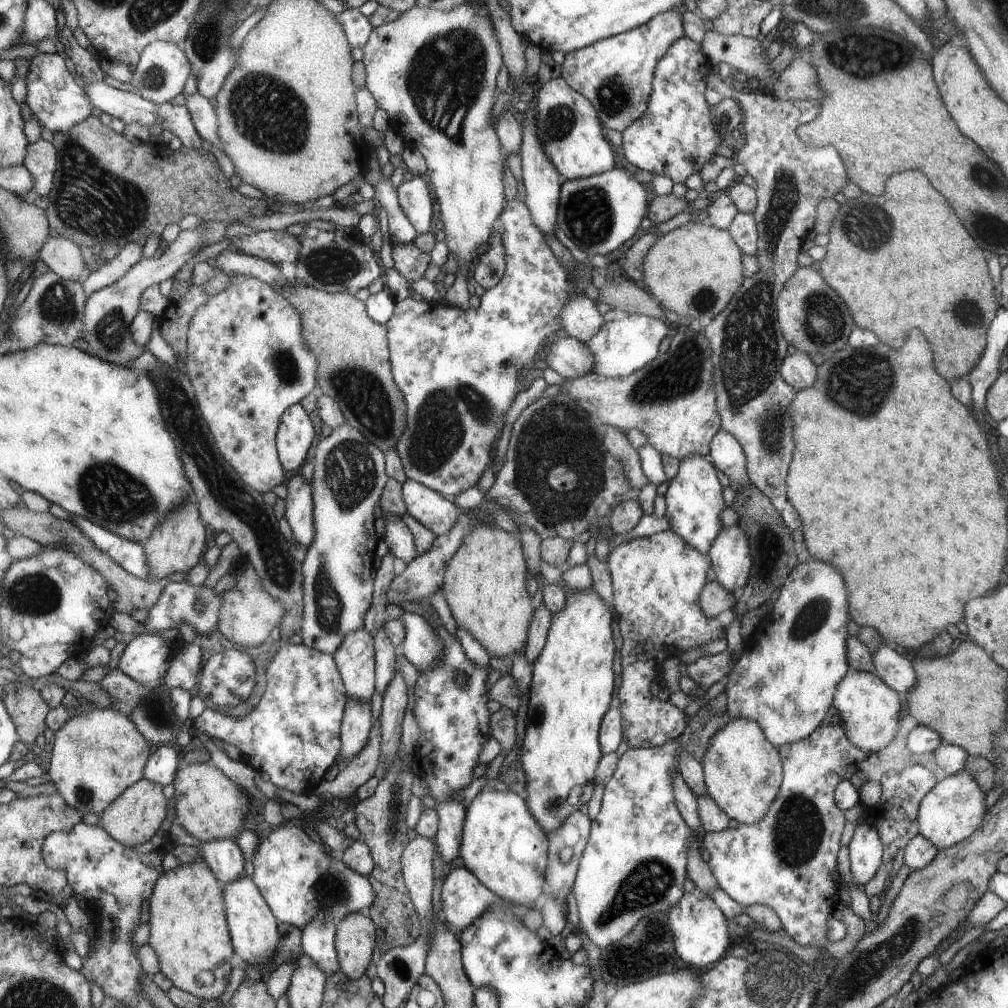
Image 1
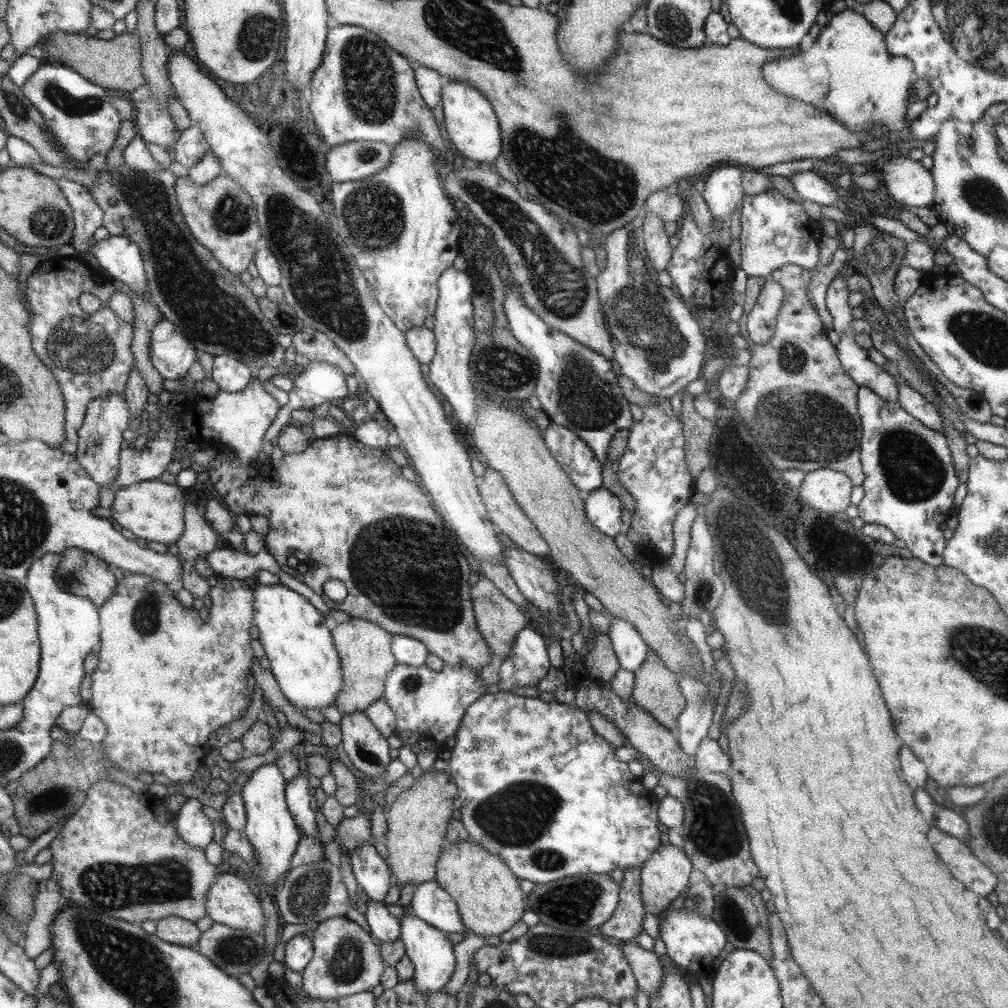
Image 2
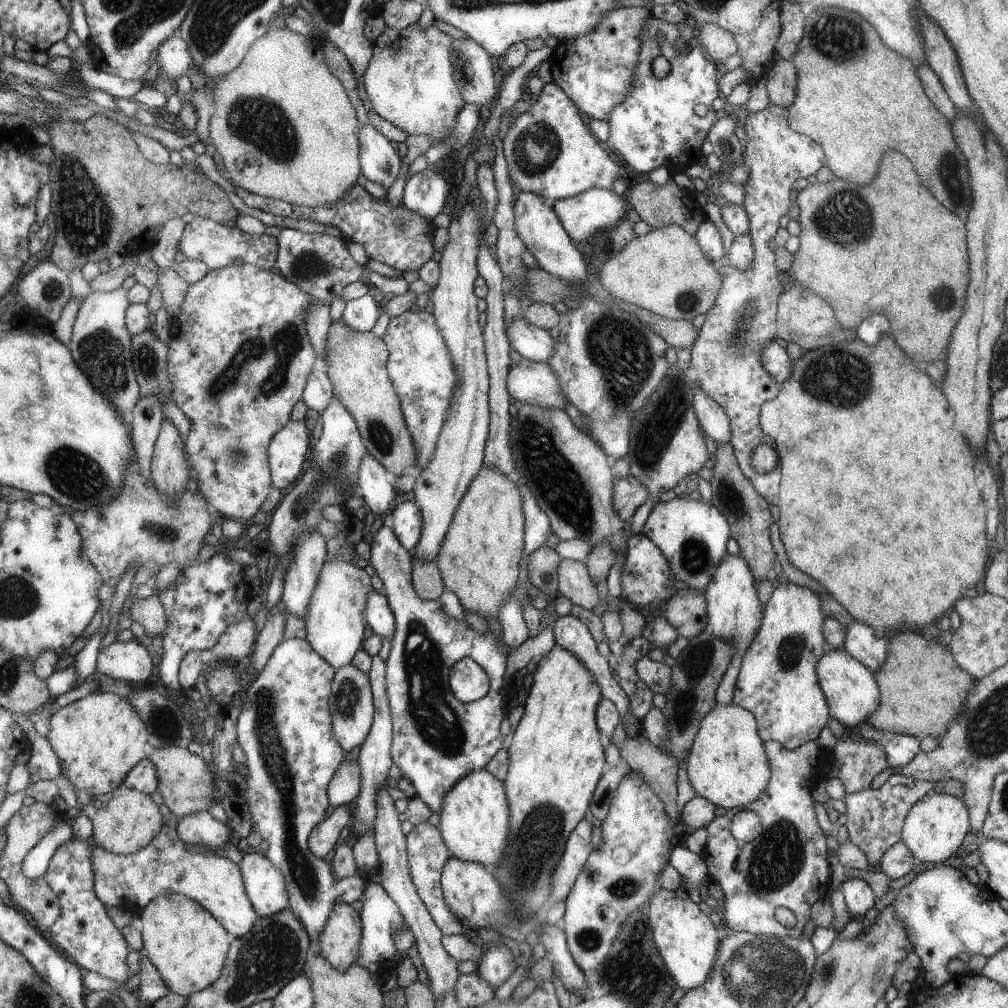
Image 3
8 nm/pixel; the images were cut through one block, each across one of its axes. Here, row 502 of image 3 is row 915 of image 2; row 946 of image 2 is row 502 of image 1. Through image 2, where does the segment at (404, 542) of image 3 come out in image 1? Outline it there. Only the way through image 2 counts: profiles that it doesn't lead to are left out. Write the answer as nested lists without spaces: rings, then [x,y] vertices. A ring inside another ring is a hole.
[[[411,479],[401,487],[405,510],[410,517],[425,525],[434,535],[446,533],[458,518],[459,510],[440,492]]]

